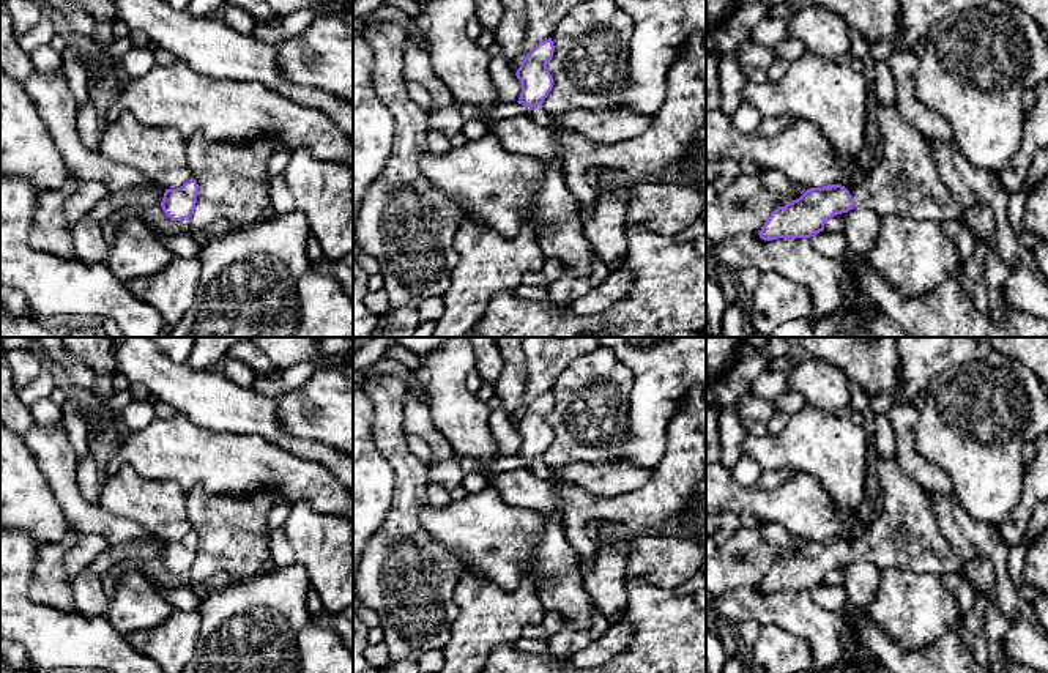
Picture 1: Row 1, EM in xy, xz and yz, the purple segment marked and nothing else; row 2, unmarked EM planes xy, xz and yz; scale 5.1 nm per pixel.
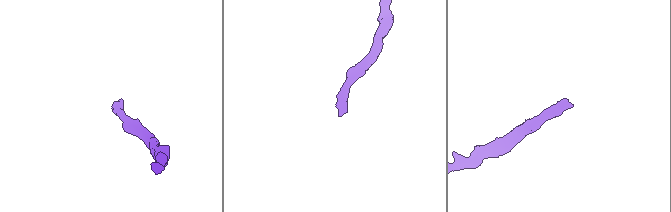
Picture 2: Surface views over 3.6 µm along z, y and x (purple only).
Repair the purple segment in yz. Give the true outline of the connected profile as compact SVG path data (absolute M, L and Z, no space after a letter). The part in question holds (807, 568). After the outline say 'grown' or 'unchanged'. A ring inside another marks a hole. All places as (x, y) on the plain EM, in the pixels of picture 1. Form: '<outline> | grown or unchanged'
M897 455L890 459L878 457L876 474L884 492L884 511L879 522L864 537L853 536L848 542L842 537L807 542L799 552L771 566L758 585L761 593L810 591L824 583L827 572L848 566L854 560L868 561L879 571L900 569L939 577L963 572L964 558L942 536L925 492L903 473Z | grown

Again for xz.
M548 391L526 407L515 427L522 437L518 457L525 460L542 459L553 441L553 430L547 422L547 416L553 410L553 405L555 399L552 391Z | unchanged

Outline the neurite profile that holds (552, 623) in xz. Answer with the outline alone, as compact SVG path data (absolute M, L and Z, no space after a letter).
M544 613L544 618L539 624L530 626L523 630L523 637L528 640L548 641L561 630L563 624L564 619L559 613Z

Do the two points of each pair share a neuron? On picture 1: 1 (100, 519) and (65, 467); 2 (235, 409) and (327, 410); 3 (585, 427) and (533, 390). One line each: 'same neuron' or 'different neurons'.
1: same neuron
2: different neurons
3: different neurons

